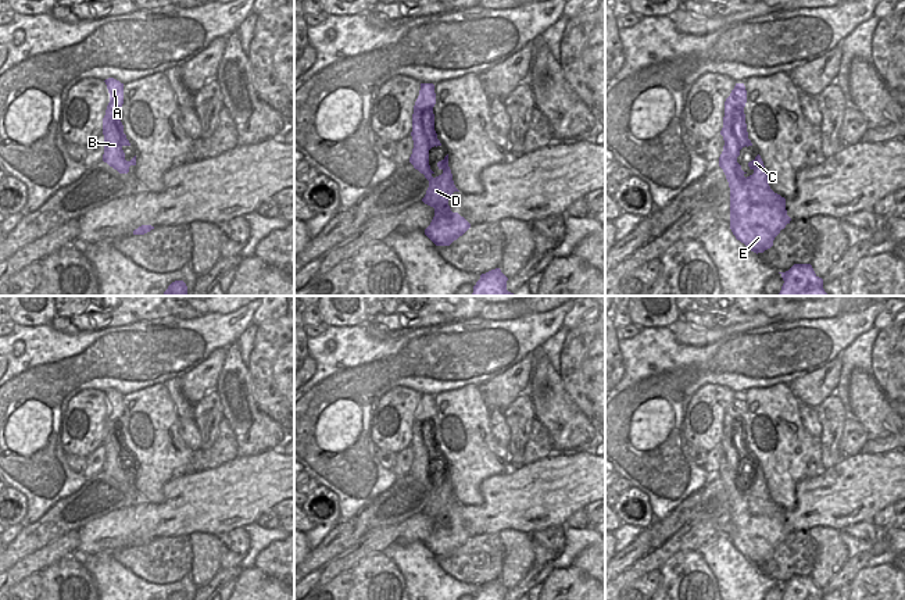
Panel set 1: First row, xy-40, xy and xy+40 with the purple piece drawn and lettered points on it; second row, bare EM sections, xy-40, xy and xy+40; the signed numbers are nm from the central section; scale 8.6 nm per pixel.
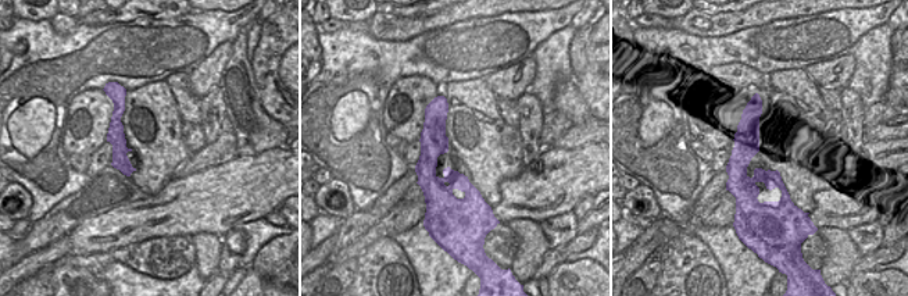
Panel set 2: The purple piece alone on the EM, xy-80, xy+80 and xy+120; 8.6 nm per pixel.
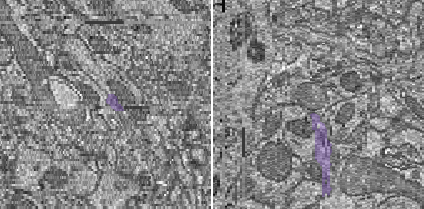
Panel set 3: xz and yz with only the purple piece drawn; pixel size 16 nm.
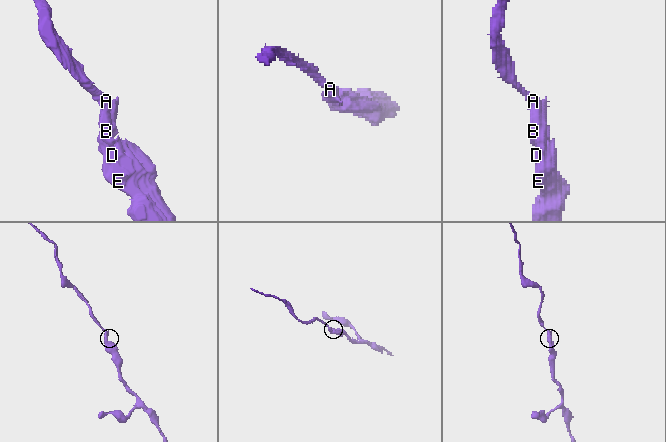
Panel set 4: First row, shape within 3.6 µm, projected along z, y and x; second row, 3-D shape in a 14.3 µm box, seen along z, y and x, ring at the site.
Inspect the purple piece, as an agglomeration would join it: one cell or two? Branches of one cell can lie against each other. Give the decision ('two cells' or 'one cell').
one cell

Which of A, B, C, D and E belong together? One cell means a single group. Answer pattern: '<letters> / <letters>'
A B C D E

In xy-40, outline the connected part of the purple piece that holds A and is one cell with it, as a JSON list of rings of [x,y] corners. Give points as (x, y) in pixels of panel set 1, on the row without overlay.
[[[114,389],[104,392],[110,404],[110,414],[103,429],[104,465],[103,472],[117,481],[119,485],[128,485],[130,476],[136,476],[136,467],[125,471],[124,457],[130,457],[124,436],[121,433],[119,421],[124,415],[124,394]]]

